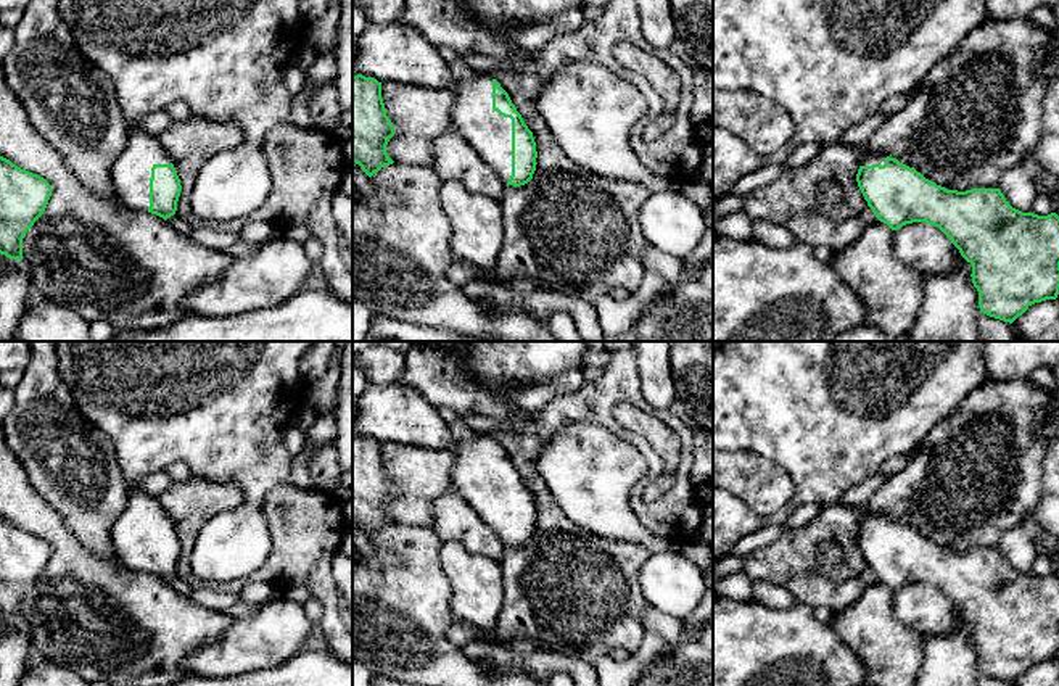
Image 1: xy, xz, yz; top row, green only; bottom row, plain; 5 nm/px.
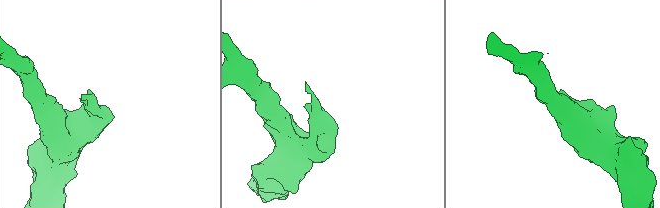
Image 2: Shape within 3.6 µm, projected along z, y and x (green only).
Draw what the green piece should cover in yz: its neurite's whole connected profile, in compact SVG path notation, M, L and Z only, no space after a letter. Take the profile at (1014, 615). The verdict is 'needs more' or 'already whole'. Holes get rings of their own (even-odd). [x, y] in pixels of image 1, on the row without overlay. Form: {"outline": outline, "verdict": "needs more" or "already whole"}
{"outline": "M863 514L858 548L876 578L892 591L925 583L938 588L972 625L980 673L1012 684L1032 665L1059 655L1059 576L1012 568L999 549L948 551L885 514Z", "verdict": "needs more"}

